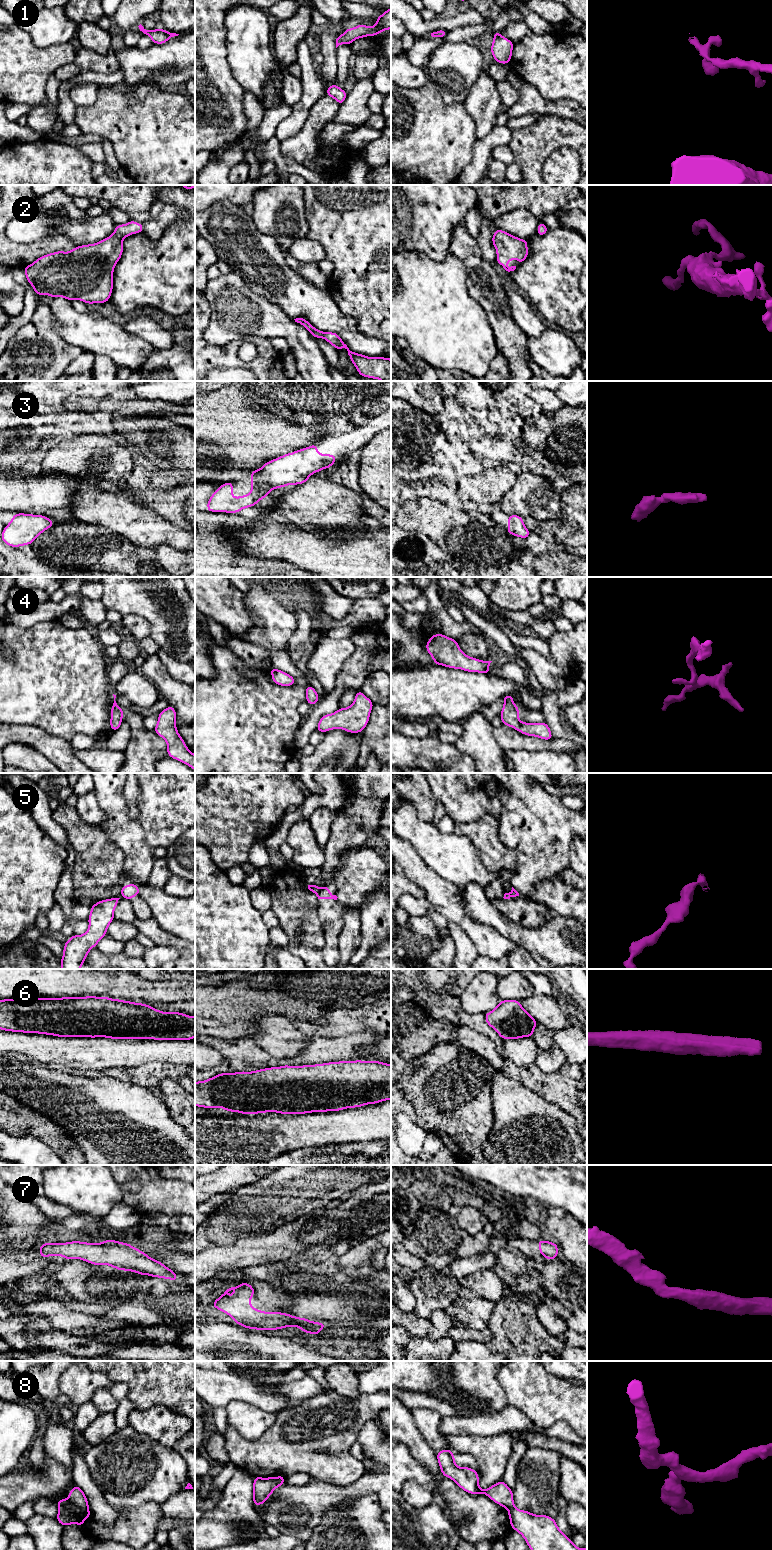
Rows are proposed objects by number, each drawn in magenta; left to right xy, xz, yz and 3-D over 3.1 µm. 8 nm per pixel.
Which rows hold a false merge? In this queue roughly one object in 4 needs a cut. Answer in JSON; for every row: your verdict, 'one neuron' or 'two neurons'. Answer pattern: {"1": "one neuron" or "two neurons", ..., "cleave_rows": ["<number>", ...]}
{"1": "one neuron", "2": "one neuron", "3": "one neuron", "4": "one neuron", "5": "two neurons", "6": "one neuron", "7": "one neuron", "8": "two neurons", "cleave_rows": ["5", "8"]}

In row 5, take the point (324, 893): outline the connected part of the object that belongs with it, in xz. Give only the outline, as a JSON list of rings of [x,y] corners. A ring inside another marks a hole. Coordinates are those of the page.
[[[329,885],[321,888],[317,893],[317,901],[319,902],[322,899],[334,899],[337,900],[337,896],[333,895],[329,891]]]

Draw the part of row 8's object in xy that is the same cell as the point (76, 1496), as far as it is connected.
[[[73,1486],[71,1492],[68,1494],[68,1499],[71,1503],[79,1506],[82,1509],[89,1508],[88,1500],[83,1490],[78,1486]]]

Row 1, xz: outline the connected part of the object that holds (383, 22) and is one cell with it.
[[[387,8],[385,13],[376,18],[377,22],[372,27],[358,24],[354,28],[345,29],[344,34],[338,35],[336,39],[336,48],[342,44],[350,45],[358,38],[379,35],[382,31],[391,29],[391,8]]]

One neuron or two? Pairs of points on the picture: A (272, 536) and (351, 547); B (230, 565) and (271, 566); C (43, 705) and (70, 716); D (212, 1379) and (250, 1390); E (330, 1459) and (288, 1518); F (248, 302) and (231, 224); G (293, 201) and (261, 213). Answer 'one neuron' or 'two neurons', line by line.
A: one neuron
B: one neuron
C: one neuron
D: one neuron
E: two neurons
F: two neurons
G: one neuron

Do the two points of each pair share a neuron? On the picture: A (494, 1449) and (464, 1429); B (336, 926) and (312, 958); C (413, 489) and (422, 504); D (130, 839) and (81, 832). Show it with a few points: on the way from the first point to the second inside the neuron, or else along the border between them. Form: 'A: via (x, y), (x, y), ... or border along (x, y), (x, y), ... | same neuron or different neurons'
A: border along (448, 1434), (496, 1434) | different neurons
B: border along (321, 923), (324, 937), (323, 958) | different neurons
C: border along (421, 496), (410, 499), (401, 505) | different neurons
D: border along (99, 824), (105, 834), (123, 854) | different neurons

